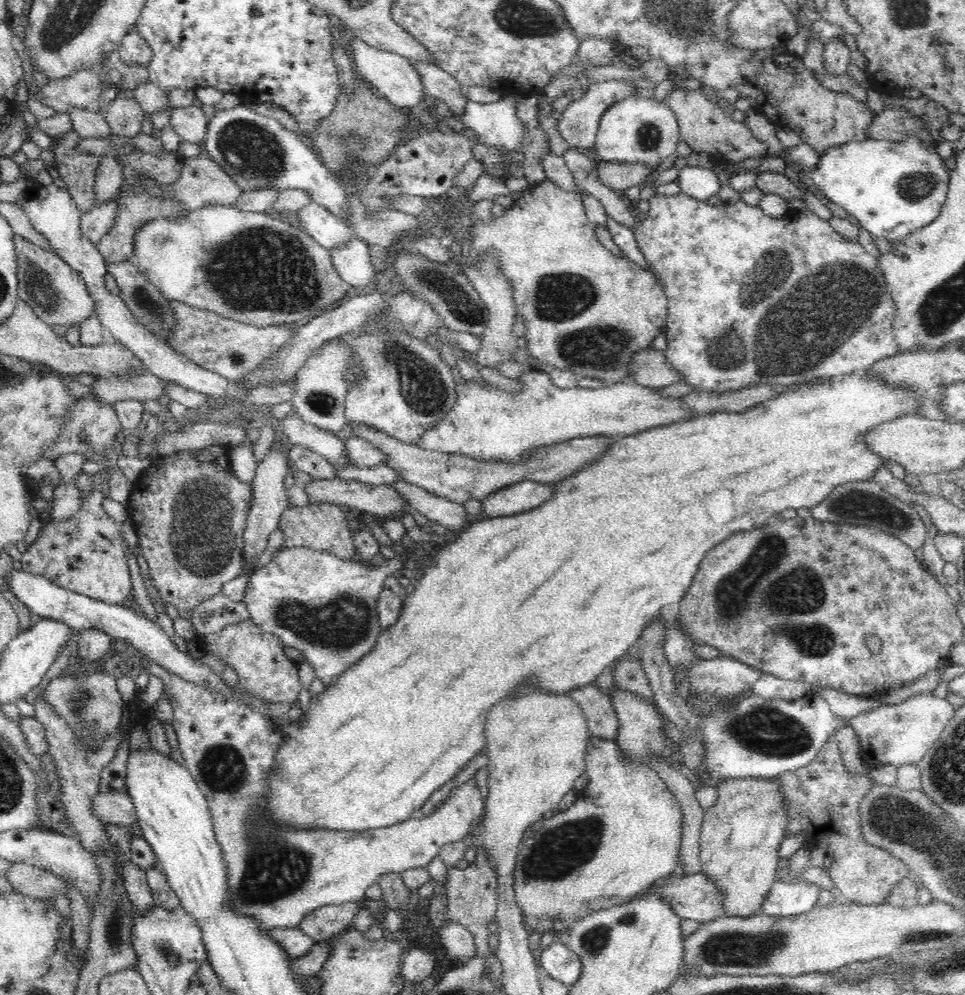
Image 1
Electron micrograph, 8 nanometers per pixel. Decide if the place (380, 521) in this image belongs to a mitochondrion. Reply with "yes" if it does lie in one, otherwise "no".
no

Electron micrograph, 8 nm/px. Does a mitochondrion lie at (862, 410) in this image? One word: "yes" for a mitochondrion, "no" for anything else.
no

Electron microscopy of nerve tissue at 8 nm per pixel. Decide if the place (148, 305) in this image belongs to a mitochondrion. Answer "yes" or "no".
yes

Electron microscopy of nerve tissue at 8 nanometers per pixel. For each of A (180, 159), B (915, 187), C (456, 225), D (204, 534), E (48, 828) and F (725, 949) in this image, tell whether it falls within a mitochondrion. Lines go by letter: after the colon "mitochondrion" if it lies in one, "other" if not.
A: other
B: mitochondrion
C: other
D: mitochondrion
E: other
F: mitochondrion

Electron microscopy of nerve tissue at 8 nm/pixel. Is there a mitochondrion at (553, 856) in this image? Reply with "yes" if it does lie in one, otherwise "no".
yes

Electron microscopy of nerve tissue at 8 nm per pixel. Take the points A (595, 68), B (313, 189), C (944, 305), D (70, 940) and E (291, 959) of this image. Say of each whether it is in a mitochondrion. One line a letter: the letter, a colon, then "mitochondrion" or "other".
A: other
B: other
C: mitochondrion
D: other
E: other

